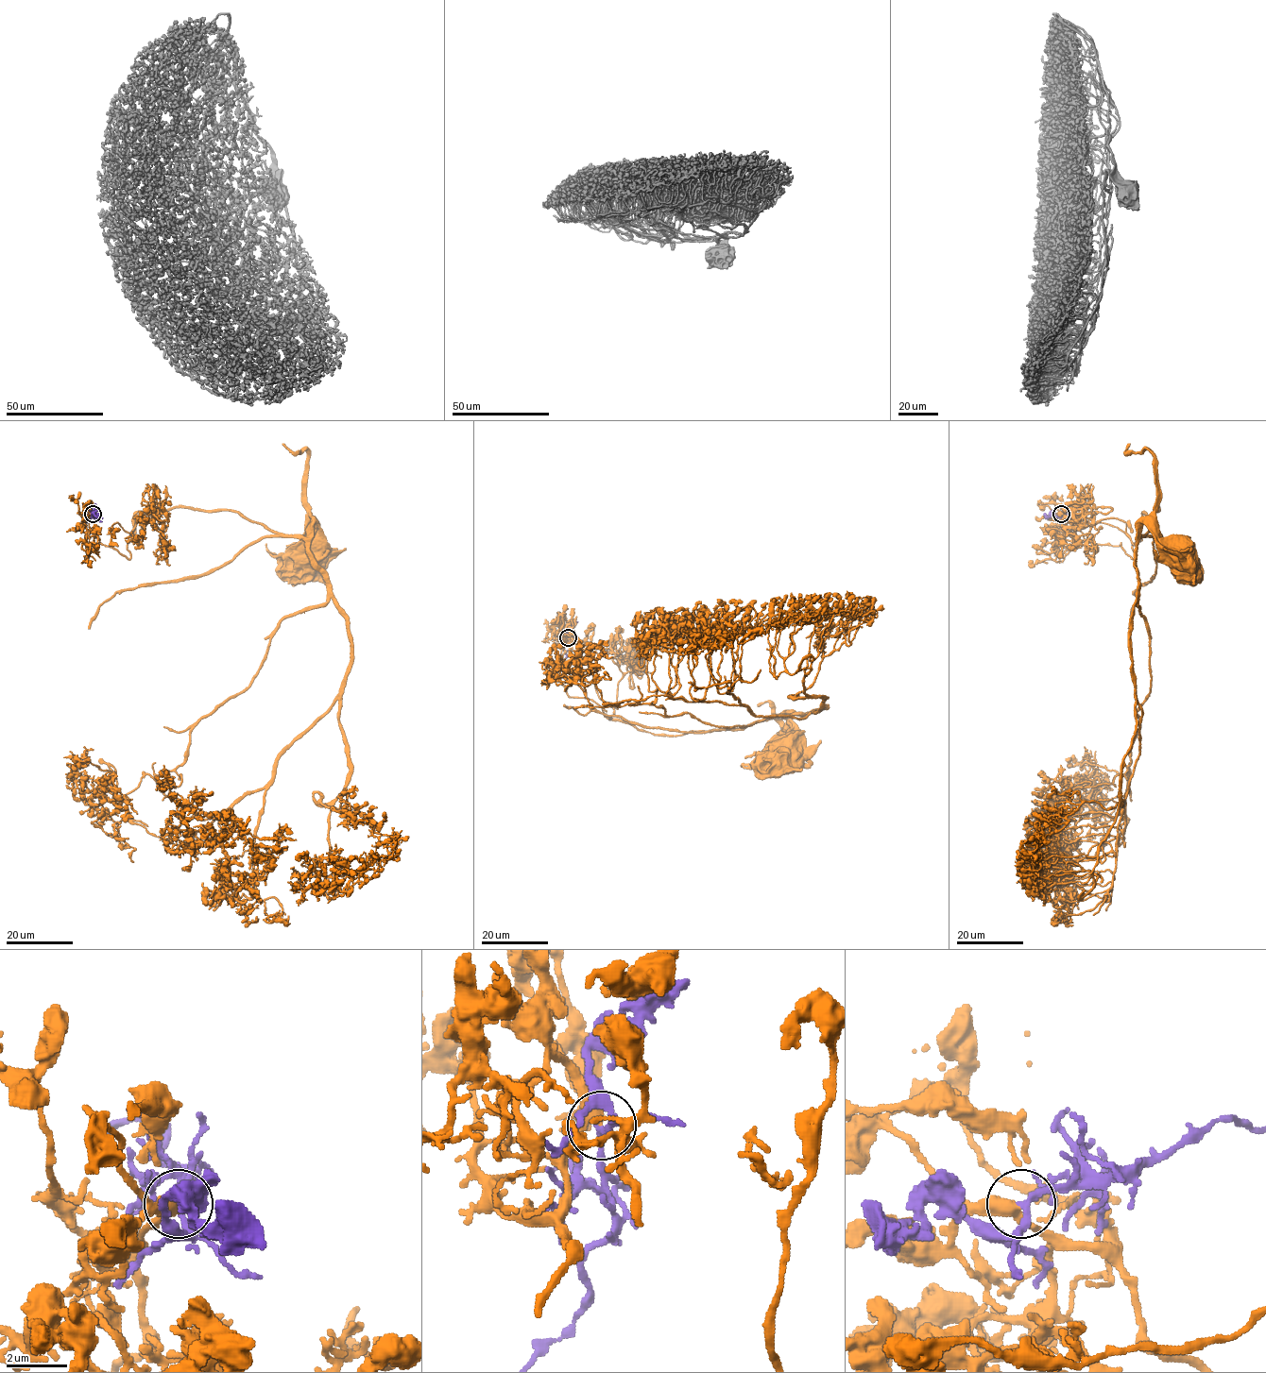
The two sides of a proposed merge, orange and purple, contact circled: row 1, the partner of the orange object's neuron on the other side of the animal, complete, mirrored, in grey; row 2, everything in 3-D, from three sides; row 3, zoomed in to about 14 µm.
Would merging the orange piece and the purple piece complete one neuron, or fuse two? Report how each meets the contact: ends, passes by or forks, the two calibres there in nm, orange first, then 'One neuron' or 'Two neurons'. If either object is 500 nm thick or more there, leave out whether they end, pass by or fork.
At the ring orange passes by. At the ring purple passes by. Thickness 340 nm (orange) against 200 nm. One neuron

